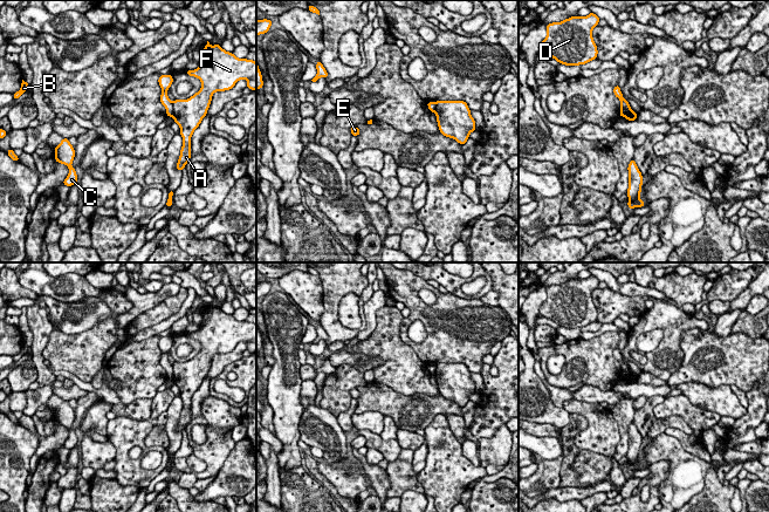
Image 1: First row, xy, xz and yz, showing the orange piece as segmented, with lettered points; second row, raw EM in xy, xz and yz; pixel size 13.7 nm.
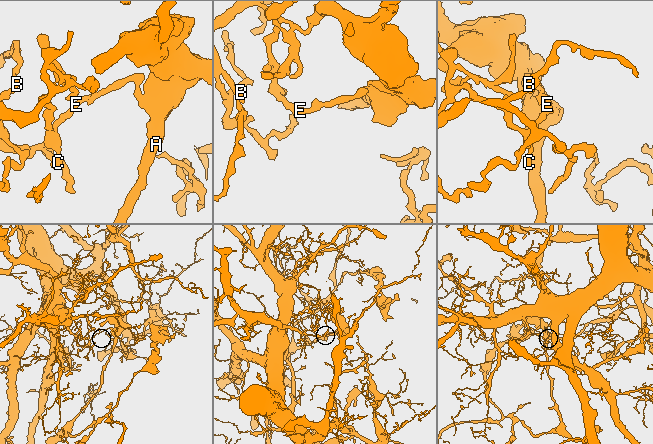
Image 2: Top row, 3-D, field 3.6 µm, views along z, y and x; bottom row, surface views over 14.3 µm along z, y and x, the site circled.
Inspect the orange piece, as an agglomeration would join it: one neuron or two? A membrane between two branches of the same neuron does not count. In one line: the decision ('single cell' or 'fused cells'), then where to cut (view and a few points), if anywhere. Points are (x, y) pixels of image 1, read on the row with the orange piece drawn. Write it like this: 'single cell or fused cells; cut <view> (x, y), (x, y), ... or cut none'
fused cells; cut xy (171, 102), (173, 116)

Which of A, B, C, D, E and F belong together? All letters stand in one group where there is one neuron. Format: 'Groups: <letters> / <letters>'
Groups: A D F / B C E

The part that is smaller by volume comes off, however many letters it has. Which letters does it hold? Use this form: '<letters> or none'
A, D, F

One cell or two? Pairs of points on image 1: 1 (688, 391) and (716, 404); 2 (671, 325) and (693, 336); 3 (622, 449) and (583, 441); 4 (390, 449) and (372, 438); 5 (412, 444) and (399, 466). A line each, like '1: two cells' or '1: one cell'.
1: one cell
2: two cells
3: two cells
4: one cell
5: two cells

